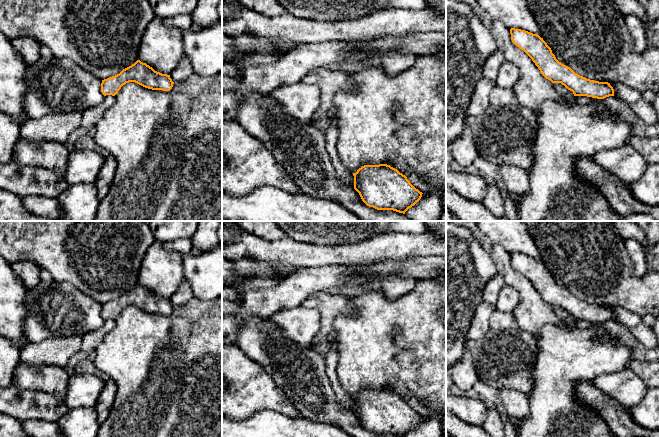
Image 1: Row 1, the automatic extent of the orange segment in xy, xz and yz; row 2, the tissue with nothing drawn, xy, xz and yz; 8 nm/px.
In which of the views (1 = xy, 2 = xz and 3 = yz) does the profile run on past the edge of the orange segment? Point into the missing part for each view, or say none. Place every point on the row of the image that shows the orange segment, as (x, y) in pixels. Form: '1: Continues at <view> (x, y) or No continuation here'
1: No continuation here
2: No continuation here
3: No continuation here

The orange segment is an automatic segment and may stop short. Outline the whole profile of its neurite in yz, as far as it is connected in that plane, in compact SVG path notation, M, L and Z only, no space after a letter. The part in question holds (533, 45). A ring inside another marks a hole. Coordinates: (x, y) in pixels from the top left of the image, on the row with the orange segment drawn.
M515 28L510 29L510 34L512 42L532 59L541 74L552 83L561 83L572 91L574 96L597 99L614 96L610 83L587 79L559 62L539 35Z

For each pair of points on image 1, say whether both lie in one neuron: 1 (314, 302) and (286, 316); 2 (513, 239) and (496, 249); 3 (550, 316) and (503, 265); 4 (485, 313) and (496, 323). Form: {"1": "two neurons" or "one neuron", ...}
{"1": "two neurons", "2": "two neurons", "3": "one neuron", "4": "two neurons"}

